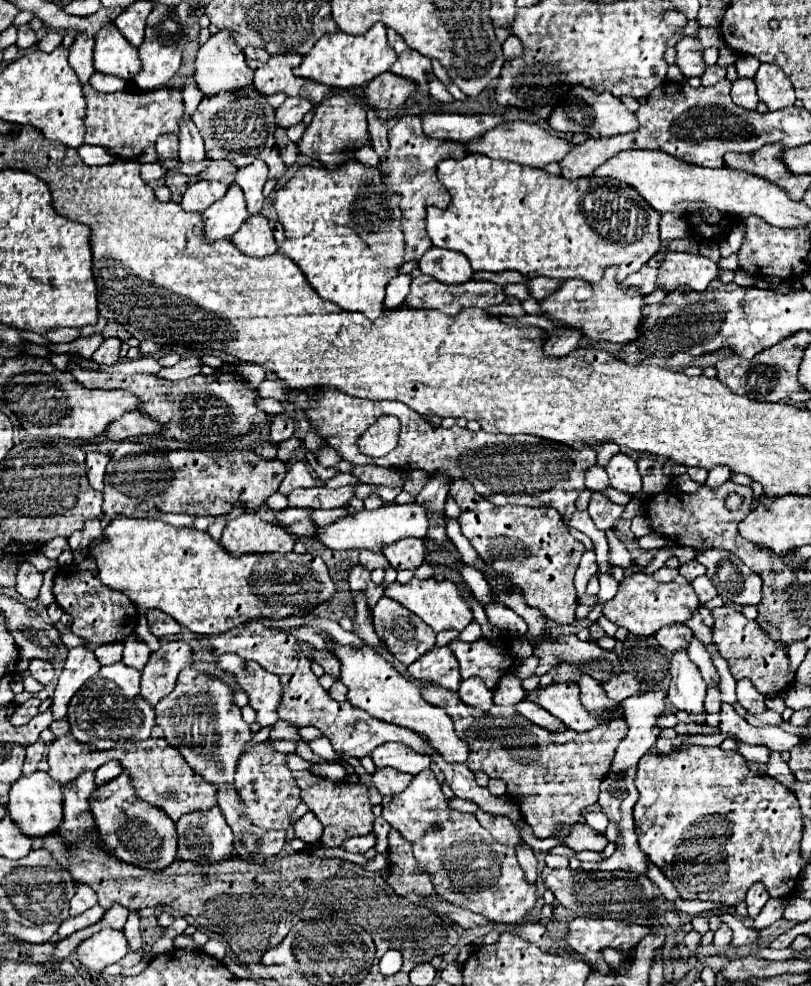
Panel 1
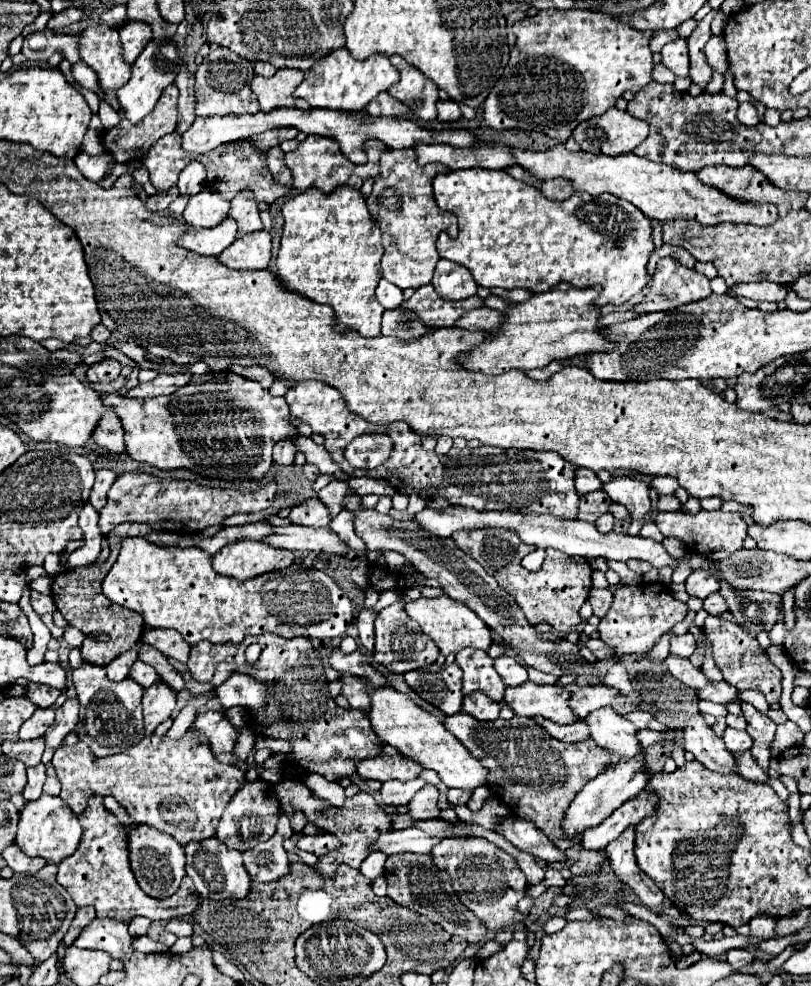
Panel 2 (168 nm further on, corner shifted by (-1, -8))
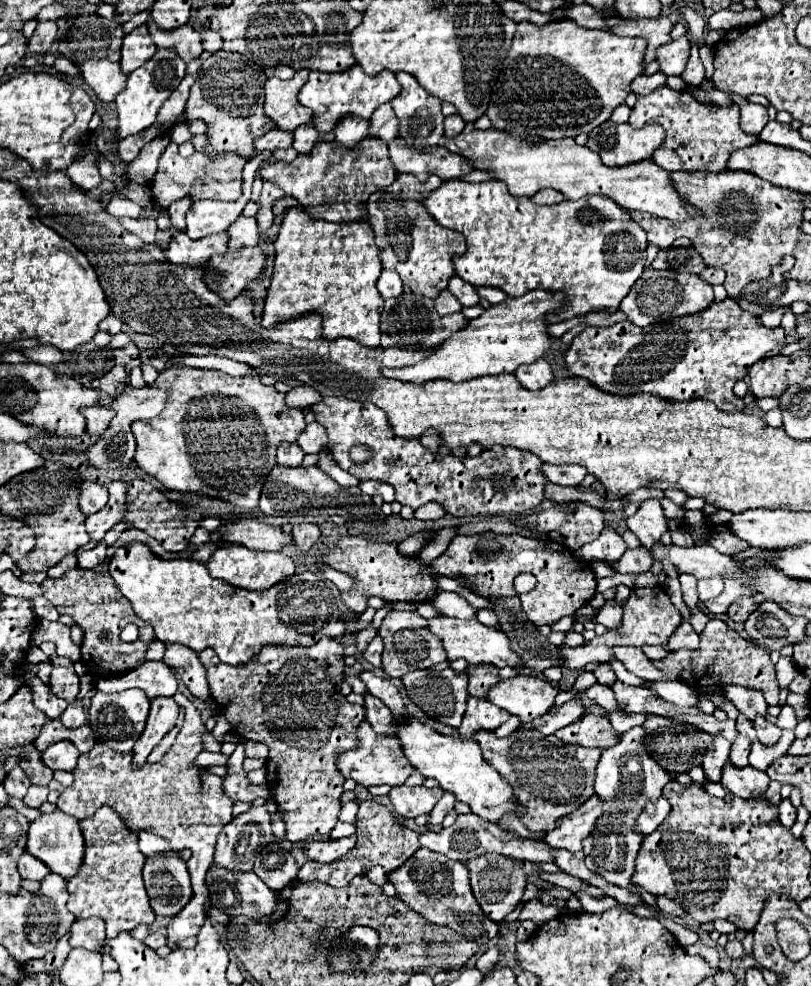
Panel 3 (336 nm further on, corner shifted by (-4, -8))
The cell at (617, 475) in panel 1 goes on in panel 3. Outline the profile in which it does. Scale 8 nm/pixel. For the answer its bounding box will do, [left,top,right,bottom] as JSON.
[627,500,669,548]

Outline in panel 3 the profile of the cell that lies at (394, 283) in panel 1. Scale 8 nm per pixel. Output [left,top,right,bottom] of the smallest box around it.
[377,270,403,298]

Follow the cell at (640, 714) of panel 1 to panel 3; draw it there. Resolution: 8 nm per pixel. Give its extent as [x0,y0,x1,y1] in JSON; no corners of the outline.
[545,796,601,852]

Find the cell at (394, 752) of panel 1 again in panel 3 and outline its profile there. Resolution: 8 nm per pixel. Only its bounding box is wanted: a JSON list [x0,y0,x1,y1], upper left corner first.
[337,720,413,788]

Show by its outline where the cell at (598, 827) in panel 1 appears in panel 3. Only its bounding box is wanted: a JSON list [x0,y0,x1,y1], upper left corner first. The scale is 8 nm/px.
[637,798,669,836]

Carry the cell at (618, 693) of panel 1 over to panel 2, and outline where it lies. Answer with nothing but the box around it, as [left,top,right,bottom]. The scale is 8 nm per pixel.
[570,684,618,718]

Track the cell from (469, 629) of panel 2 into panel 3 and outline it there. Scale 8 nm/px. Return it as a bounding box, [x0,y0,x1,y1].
[427,616,523,670]

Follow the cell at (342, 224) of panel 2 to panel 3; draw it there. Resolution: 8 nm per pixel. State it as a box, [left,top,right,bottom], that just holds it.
[261,208,383,346]

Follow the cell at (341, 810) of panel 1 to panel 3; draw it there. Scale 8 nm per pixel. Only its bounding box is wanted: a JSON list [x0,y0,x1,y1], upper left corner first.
[297,802,419,888]

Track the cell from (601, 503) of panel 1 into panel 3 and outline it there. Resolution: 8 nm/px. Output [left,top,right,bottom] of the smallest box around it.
[577,528,627,564]

